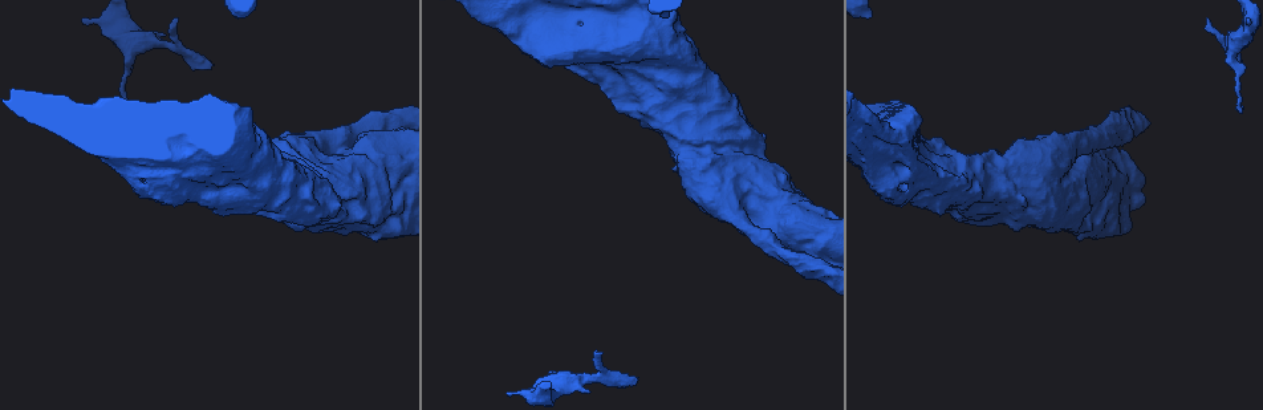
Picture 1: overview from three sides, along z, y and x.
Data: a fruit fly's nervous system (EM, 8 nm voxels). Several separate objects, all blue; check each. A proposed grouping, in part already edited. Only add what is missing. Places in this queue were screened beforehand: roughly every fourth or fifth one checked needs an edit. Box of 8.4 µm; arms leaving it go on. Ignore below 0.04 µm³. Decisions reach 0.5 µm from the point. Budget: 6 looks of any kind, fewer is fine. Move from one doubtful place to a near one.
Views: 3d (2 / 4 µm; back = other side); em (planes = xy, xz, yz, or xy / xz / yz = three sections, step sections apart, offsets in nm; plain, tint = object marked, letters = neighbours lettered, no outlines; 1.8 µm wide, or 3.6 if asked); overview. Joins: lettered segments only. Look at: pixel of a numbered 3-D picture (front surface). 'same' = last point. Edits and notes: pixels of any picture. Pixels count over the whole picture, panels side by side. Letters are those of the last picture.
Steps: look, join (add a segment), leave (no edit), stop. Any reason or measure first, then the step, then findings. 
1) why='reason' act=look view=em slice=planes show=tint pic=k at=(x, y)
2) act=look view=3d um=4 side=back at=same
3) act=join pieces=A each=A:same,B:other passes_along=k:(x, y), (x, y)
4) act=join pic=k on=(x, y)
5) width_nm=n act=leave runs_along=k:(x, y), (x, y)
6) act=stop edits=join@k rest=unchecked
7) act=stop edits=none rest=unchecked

why='free end' act=look view=em slice=planes show=tint pic=1 at=(1241, 107)

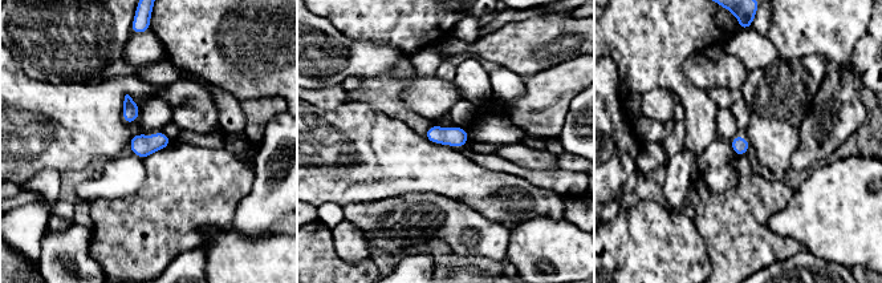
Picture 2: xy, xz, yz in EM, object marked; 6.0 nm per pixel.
why='see the neighbours' act=look view=em slice=planes show=letters at=same

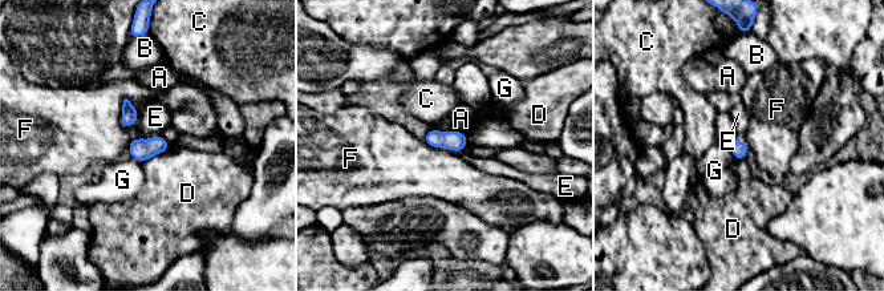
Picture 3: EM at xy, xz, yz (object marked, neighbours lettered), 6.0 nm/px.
act=leave each=A:other,B:other,C:other,D:other,E:other,F:other,G:other border=3:(125, 97), (121, 122), (129, 129) found='none of them fits'

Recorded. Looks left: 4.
why='an open end' act=look view=3d um=2 side=back pic=1 at=(214, 64)

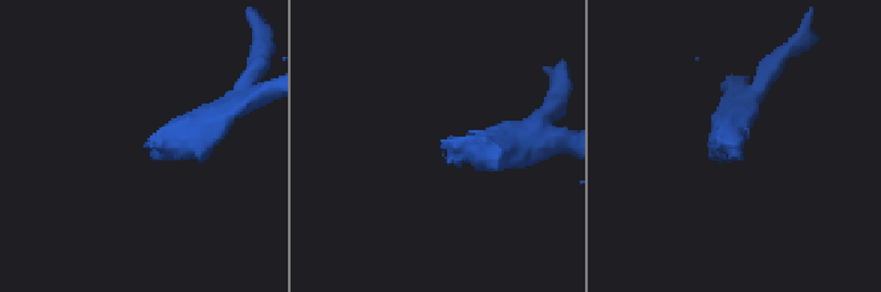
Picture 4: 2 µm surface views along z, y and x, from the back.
act=look view=em slice=planes show=letters pic=4 at=(146, 147)

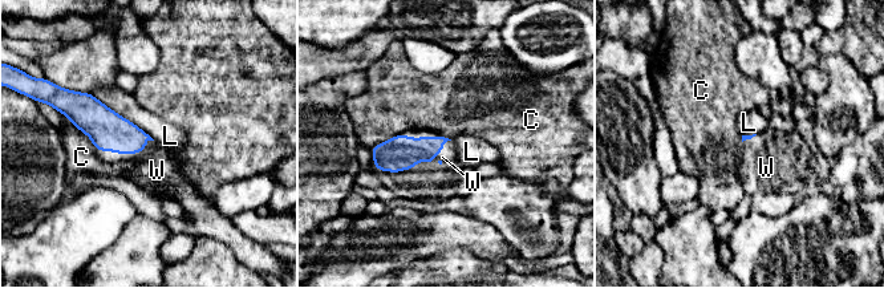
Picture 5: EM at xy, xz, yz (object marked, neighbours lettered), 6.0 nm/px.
act=join pieces=W each=C:other,L:other,W:same passes_along=5:(108, 130), (126, 153), (157, 170) found='it goes on there'

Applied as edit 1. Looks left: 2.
act=stop edits=join@5 rest=unchecked

